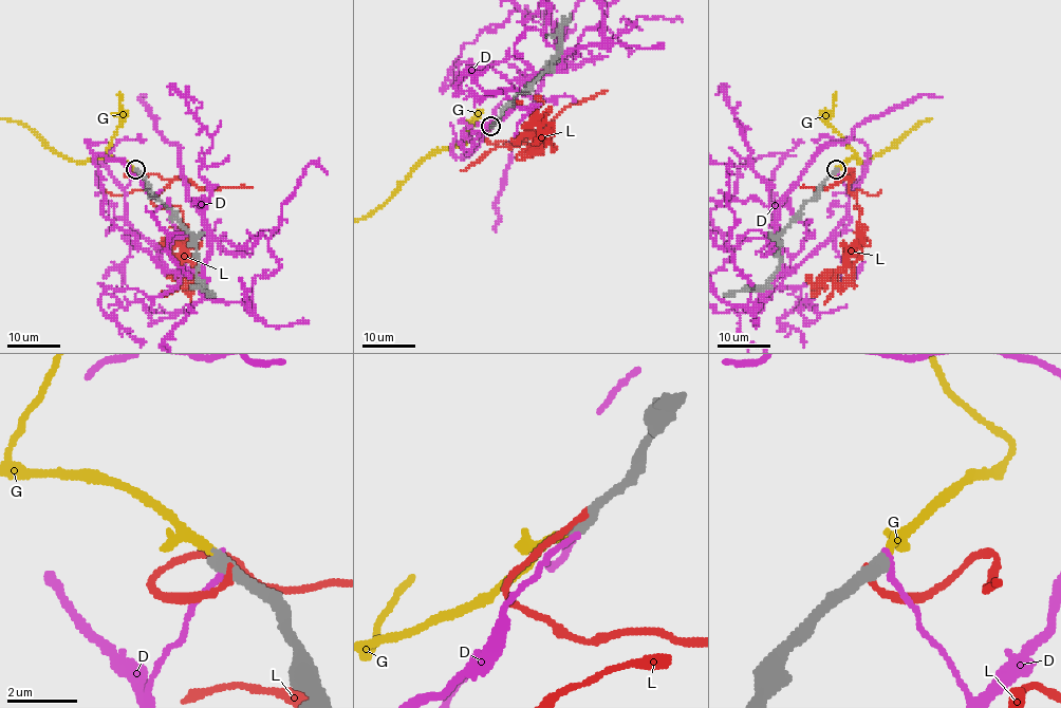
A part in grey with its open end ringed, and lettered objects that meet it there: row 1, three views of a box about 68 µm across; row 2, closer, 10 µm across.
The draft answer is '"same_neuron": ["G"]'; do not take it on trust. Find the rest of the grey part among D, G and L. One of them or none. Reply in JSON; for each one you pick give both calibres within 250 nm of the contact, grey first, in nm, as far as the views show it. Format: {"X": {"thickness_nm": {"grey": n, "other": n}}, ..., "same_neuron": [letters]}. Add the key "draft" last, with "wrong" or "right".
{"G": {"thickness_nm": {"grey": 440, "other": 260}}, "same_neuron": ["G"], "draft": "right"}

